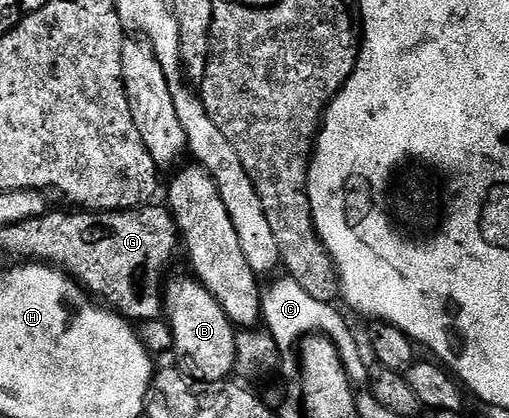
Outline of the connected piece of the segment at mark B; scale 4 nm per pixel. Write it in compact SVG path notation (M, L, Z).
M194 277L172 279L164 287L164 315L170 318L174 351L182 358L181 366L186 374L203 383L227 382L236 365L236 327L202 282Z

